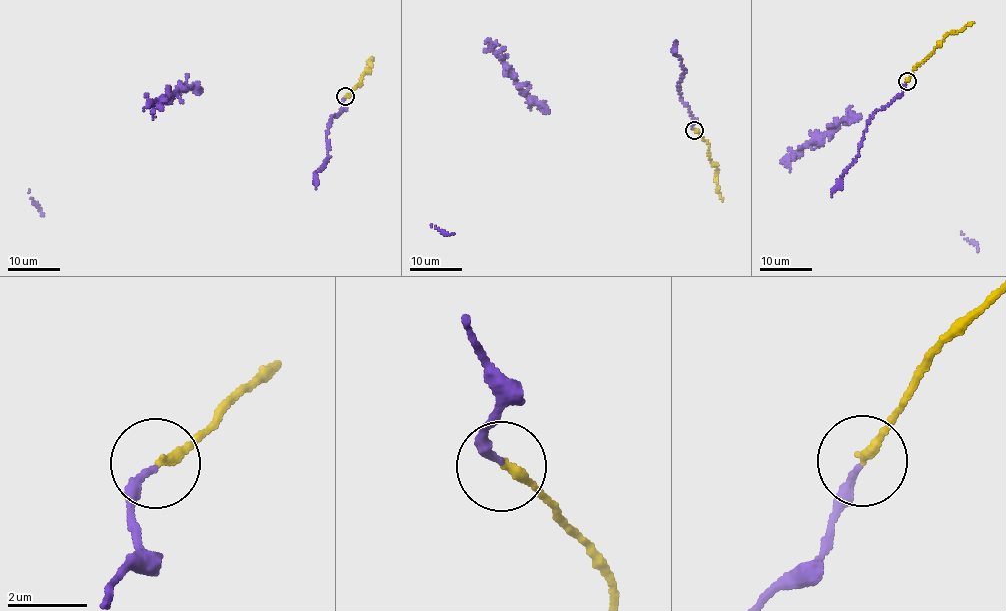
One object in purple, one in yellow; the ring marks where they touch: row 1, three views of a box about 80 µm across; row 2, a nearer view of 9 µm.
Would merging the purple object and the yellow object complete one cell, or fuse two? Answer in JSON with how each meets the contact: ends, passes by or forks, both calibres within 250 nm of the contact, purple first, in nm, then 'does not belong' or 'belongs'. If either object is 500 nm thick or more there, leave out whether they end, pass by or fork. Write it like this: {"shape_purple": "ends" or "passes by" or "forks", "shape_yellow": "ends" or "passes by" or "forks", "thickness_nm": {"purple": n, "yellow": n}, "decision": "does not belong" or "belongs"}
{"shape_purple": "ends", "shape_yellow": "ends", "thickness_nm": {"purple": 200, "yellow": 220}, "decision": "belongs"}

